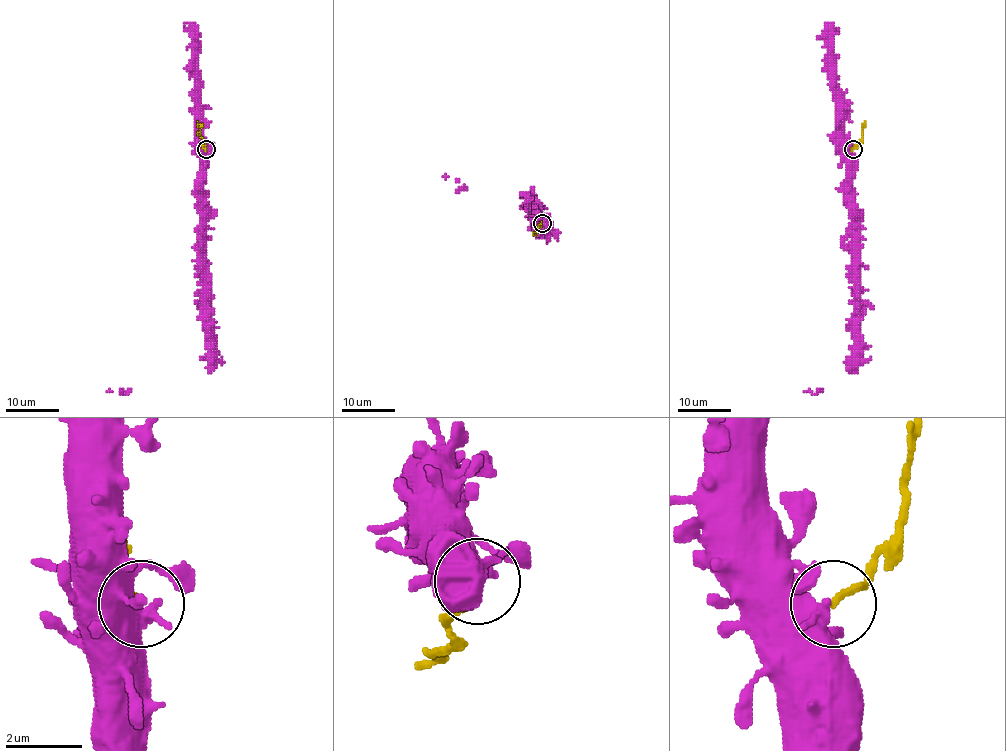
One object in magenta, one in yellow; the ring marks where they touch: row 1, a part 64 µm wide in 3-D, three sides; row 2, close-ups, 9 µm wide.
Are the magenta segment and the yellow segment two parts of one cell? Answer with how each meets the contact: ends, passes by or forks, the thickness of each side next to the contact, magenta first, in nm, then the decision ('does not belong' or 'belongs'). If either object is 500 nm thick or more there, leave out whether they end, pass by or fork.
600/170 nm | does not belong

